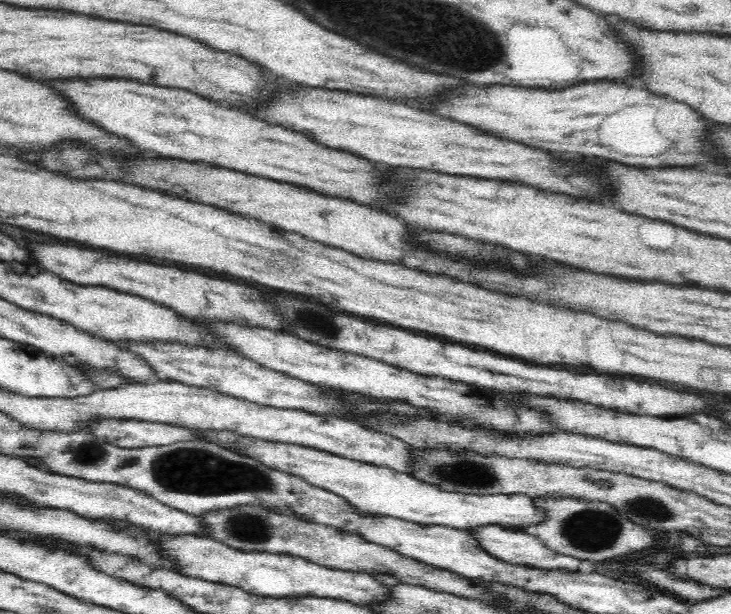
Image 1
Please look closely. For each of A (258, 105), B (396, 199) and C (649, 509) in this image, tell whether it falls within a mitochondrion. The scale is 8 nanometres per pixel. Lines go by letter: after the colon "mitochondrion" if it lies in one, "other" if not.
A: other
B: other
C: mitochondrion

